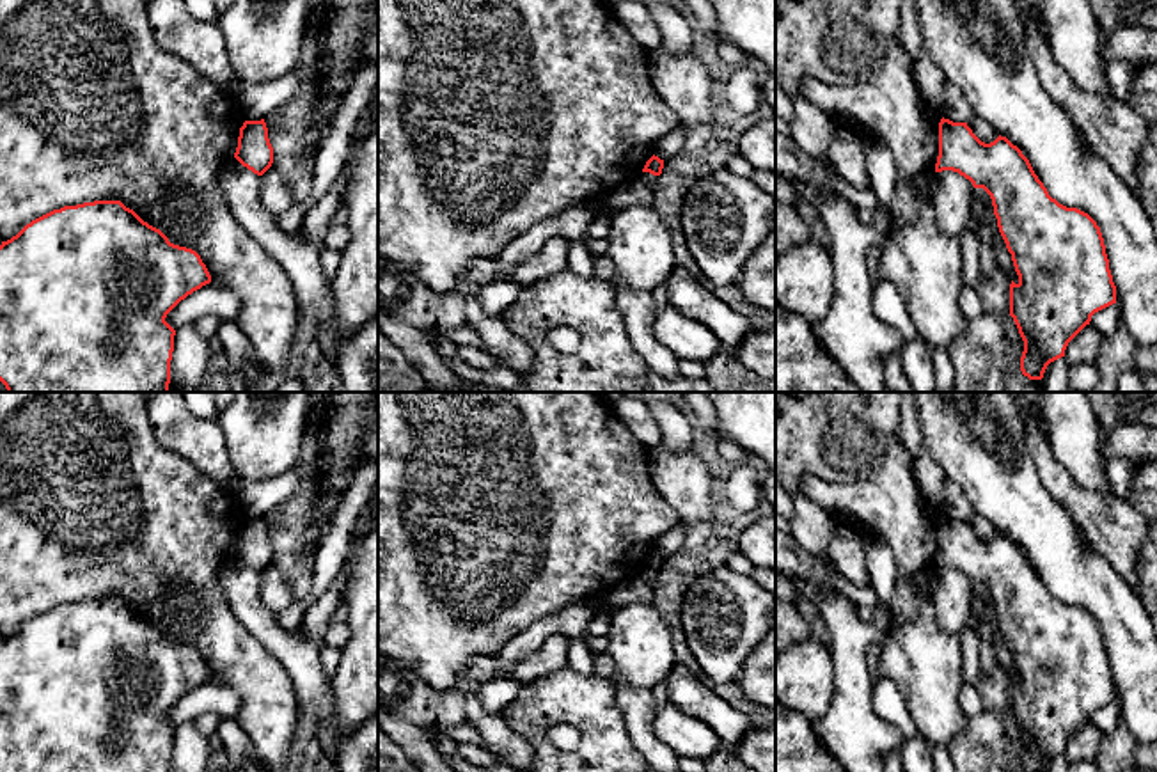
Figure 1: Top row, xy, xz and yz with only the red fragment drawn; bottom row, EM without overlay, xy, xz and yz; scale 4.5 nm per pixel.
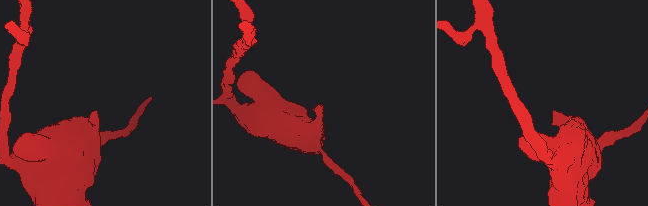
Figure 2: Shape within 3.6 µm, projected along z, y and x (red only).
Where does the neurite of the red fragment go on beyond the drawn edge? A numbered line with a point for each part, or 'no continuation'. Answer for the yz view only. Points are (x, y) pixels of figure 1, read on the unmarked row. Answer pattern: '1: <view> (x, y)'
no continuation

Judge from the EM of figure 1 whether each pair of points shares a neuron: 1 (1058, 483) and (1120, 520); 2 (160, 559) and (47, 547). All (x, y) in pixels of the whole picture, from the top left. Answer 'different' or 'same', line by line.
1: same
2: same

